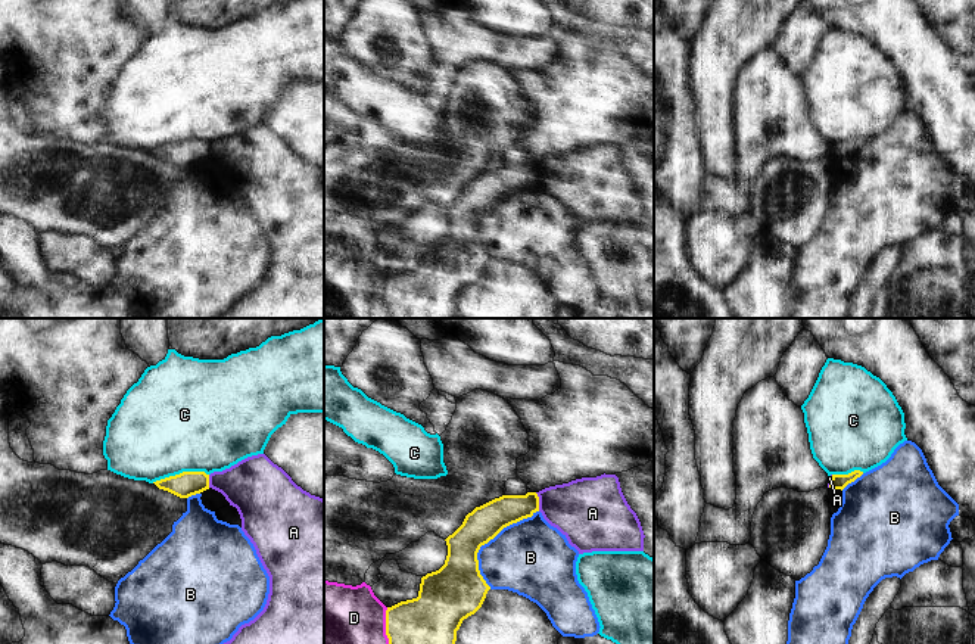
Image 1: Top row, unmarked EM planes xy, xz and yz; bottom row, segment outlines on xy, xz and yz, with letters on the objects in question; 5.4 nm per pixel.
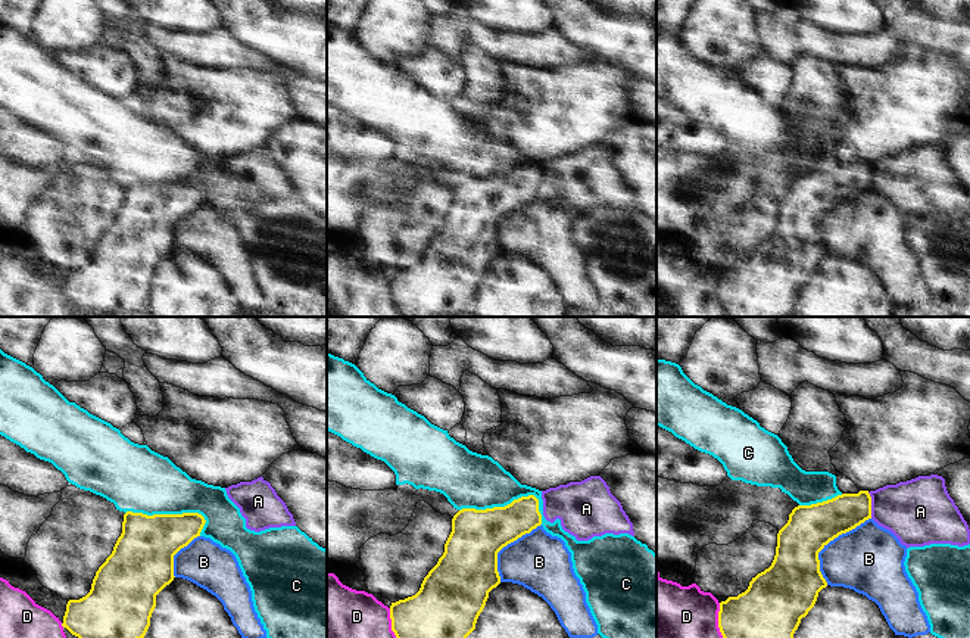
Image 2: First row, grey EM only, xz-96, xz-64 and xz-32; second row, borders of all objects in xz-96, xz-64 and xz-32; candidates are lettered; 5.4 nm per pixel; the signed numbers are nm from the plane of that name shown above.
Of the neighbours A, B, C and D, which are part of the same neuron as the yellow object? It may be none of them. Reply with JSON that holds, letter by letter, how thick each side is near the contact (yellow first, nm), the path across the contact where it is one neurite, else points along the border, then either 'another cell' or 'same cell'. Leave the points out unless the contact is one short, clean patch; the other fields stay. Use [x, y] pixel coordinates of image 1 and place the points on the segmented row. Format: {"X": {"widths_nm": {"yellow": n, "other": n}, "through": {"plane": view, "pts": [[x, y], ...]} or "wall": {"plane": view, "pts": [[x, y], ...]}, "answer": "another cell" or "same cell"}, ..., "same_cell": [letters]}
{"A": {"widths_nm": {"yellow": 160, "other": 340}, "answer": "another cell"}, "B": {"widths_nm": {"yellow": 220, "other": 420}, "answer": "another cell"}, "C": {"widths_nm": {"yellow": 140, "other": 500}, "answer": "another cell"}, "D": {"widths_nm": {"yellow": 280, "other": 320}, "answer": "another cell"}, "same_cell": []}

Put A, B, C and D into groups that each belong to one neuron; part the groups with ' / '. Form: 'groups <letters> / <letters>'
groups A / B / C / D

